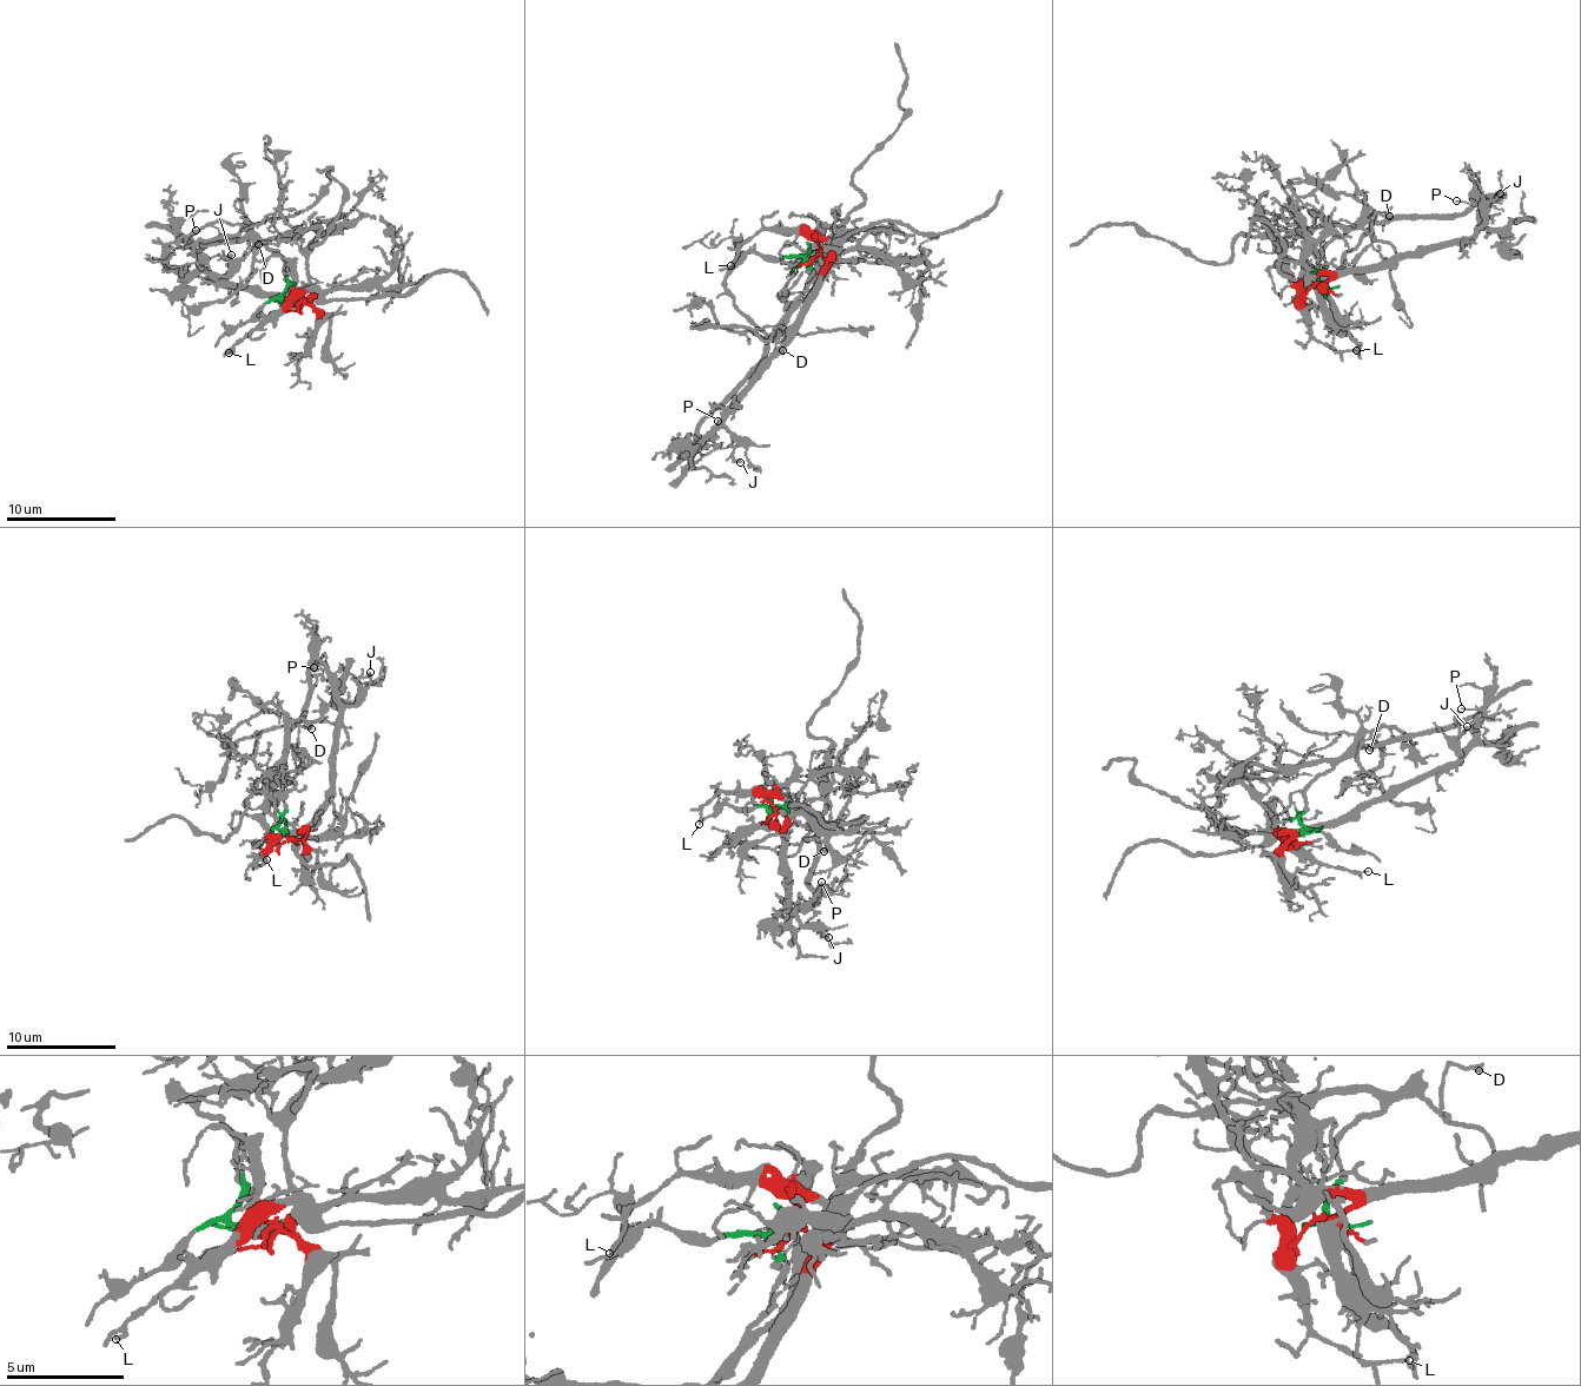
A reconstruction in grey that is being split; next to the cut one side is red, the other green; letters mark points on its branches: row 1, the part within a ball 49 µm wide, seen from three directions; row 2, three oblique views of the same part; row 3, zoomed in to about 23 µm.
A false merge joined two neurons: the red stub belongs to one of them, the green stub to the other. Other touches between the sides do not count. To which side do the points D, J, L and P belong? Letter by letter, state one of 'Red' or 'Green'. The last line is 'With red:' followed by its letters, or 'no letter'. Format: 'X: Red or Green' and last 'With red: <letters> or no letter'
D: Green
J: Red
L: Red
P: Red
With red: J, L, P

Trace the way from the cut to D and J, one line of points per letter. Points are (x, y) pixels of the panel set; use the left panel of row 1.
D: (295, 297), (289, 295), (286, 259), (258, 243), (253, 248), (258, 248), (256, 235), (259, 245)
J: (295, 297), (310, 307), (295, 308), (276, 297), (218, 282), (229, 275), (224, 257), (232, 253)

